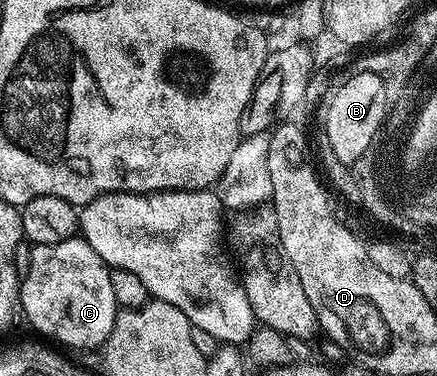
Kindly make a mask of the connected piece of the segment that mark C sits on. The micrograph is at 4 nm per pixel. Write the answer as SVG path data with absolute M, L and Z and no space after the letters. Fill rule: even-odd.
M82 237L57 245L34 245L31 255L29 273L21 279L17 300L21 315L23 311L41 334L64 343L68 349L102 348L117 314L113 285L109 282L111 268Z

